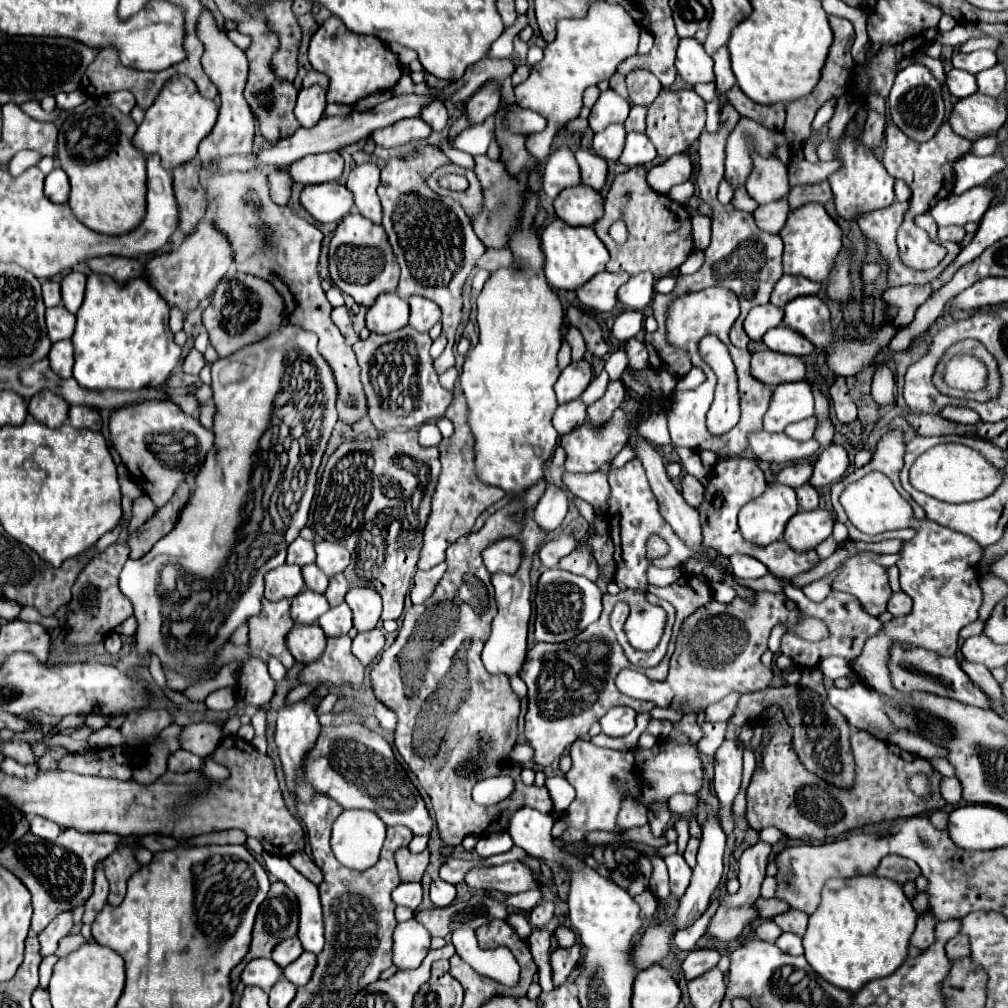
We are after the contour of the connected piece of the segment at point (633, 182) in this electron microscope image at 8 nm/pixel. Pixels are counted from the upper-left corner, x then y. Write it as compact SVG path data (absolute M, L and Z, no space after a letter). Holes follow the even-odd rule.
M637 166L627 170L625 174L619 174L613 180L613 186L605 198L605 214L601 220L593 224L593 228L611 254L611 260L607 264L609 272L627 272L629 276L651 272L655 278L663 278L673 274L693 252L691 240L693 214L685 210L685 206L673 202L671 198L653 192L645 180L645 174L647 168ZM625 192L631 192L631 198L627 198ZM615 220L623 220L629 230L629 236L623 244L617 244L609 236L609 228Z

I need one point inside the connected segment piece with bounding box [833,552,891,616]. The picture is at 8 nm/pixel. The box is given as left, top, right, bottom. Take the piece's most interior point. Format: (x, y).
(862, 578)

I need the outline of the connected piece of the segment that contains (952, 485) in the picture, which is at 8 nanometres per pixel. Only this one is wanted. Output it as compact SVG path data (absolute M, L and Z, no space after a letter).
M937 444L915 460L915 464L909 470L909 478L911 484L921 492L949 504L961 504L991 496L1001 486L1005 472L995 468L989 460L985 460L977 450L971 450L969 446Z

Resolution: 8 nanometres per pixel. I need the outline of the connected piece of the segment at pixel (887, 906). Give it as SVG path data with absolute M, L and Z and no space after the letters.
M873 876L829 880L821 892L819 908L813 912L813 916L809 916L809 928L803 936L805 958L811 968L833 986L847 992L859 992L867 982L891 976L897 968L901 968L909 956L915 922L917 912L903 894L903 888L899 888L895 882Z

